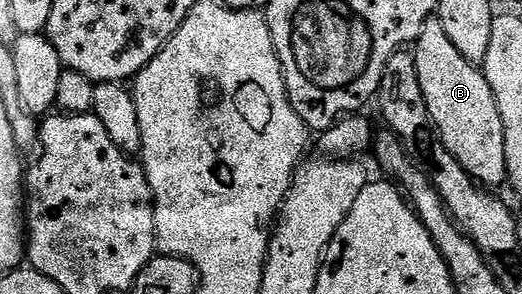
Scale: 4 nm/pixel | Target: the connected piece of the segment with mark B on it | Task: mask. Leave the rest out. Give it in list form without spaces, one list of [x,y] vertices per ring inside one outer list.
[[[431,19],[424,23],[418,40],[412,46],[416,59],[416,75],[420,75],[420,88],[424,91],[424,103],[428,103],[430,124],[448,151],[483,187],[506,185],[506,156],[504,155],[504,123],[500,111],[496,111],[496,95],[488,87],[488,79],[479,66],[470,65],[460,51],[456,51],[452,39],[444,27]]]

